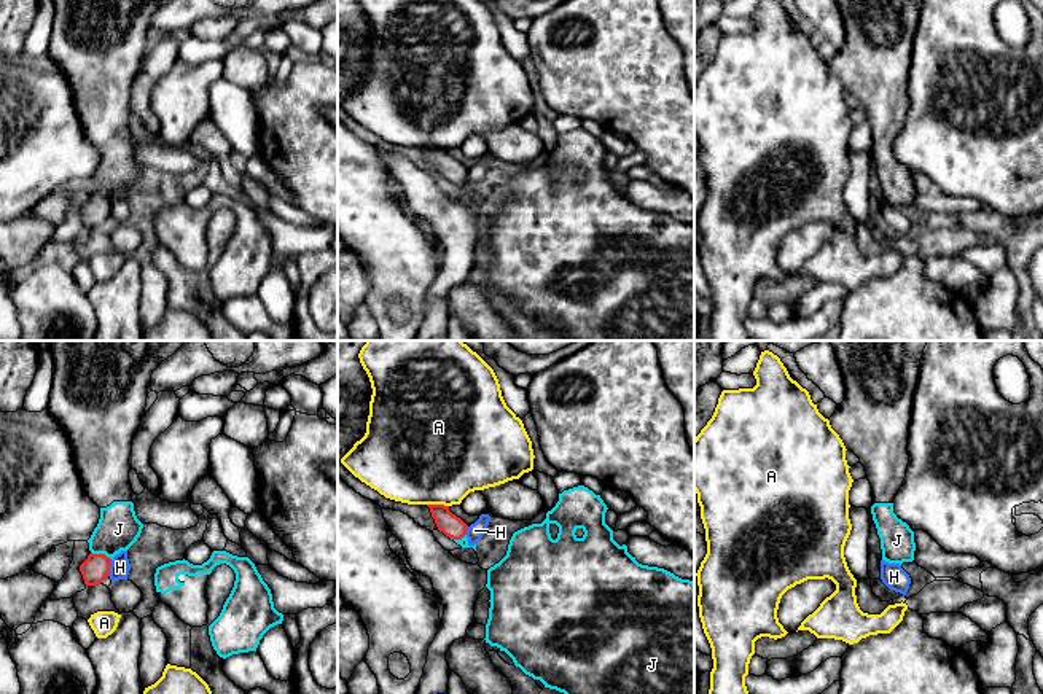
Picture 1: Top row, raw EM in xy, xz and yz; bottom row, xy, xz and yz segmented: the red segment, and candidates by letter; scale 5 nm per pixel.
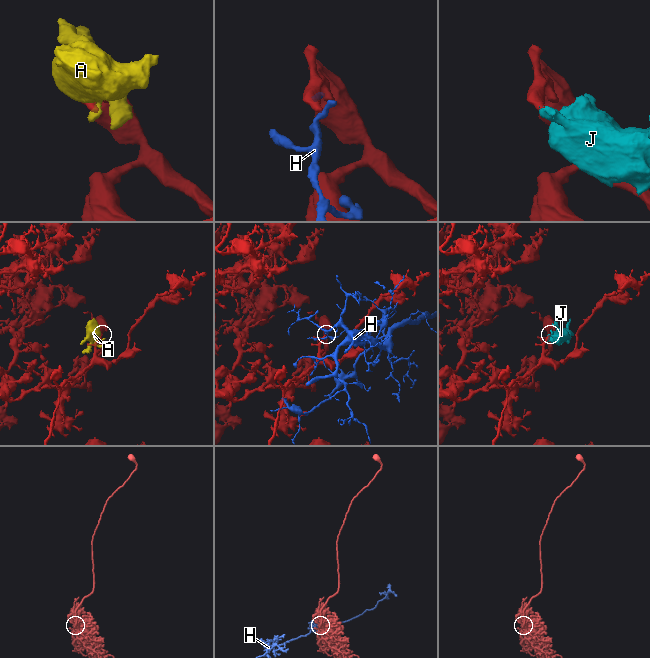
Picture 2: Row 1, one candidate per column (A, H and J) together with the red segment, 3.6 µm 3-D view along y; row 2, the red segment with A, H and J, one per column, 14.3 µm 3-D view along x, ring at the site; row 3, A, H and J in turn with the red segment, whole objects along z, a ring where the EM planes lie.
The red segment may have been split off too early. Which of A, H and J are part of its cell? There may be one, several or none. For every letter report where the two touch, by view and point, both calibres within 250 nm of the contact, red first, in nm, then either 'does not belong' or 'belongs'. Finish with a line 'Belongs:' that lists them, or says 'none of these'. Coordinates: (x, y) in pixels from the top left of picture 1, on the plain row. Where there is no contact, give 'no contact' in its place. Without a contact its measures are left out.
A: meets red in xz at (438, 148); 110 nm thick on the red side, 500 nm on the other; does not belong
H: meets red in xy at (109, 212); 140 nm thick on the red side, 100 nm on the other; does not belong
J: meets red in xy at (102, 198); 140 nm thick on the red side, 220 nm on the other; belongs
Belongs: J

